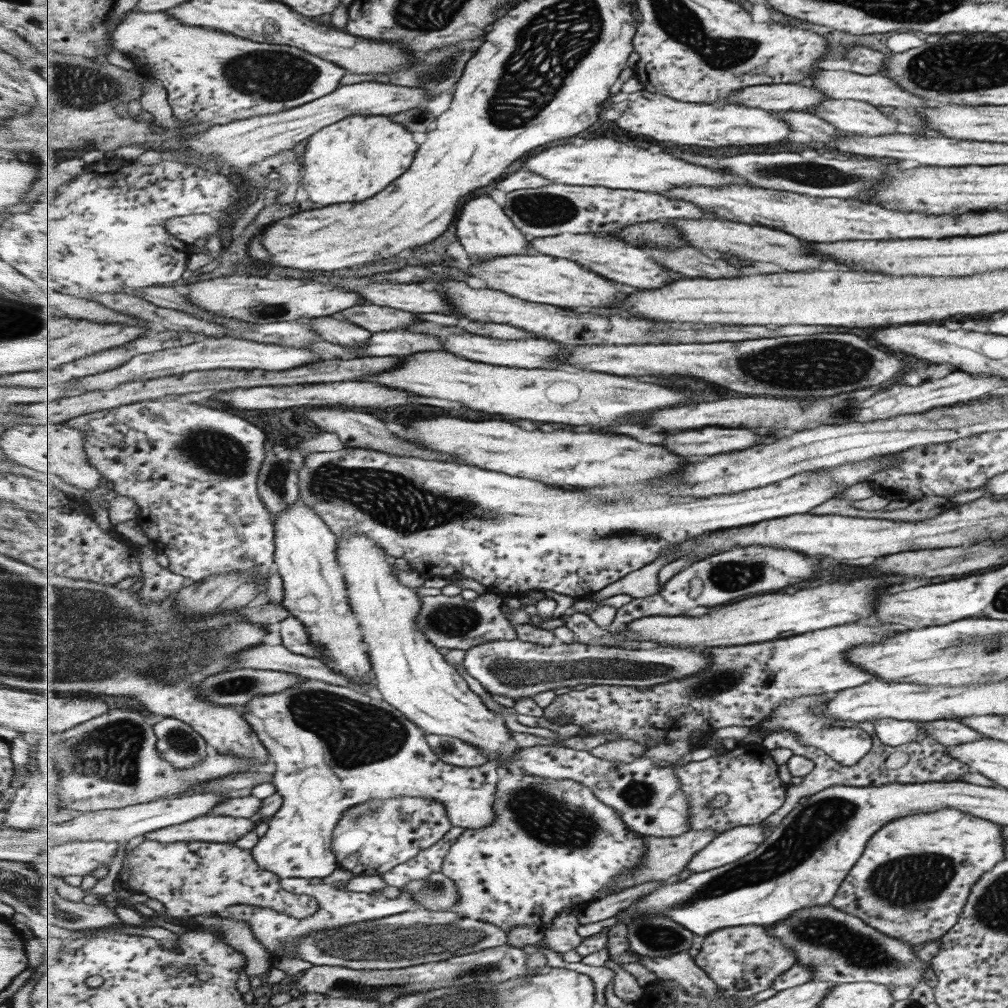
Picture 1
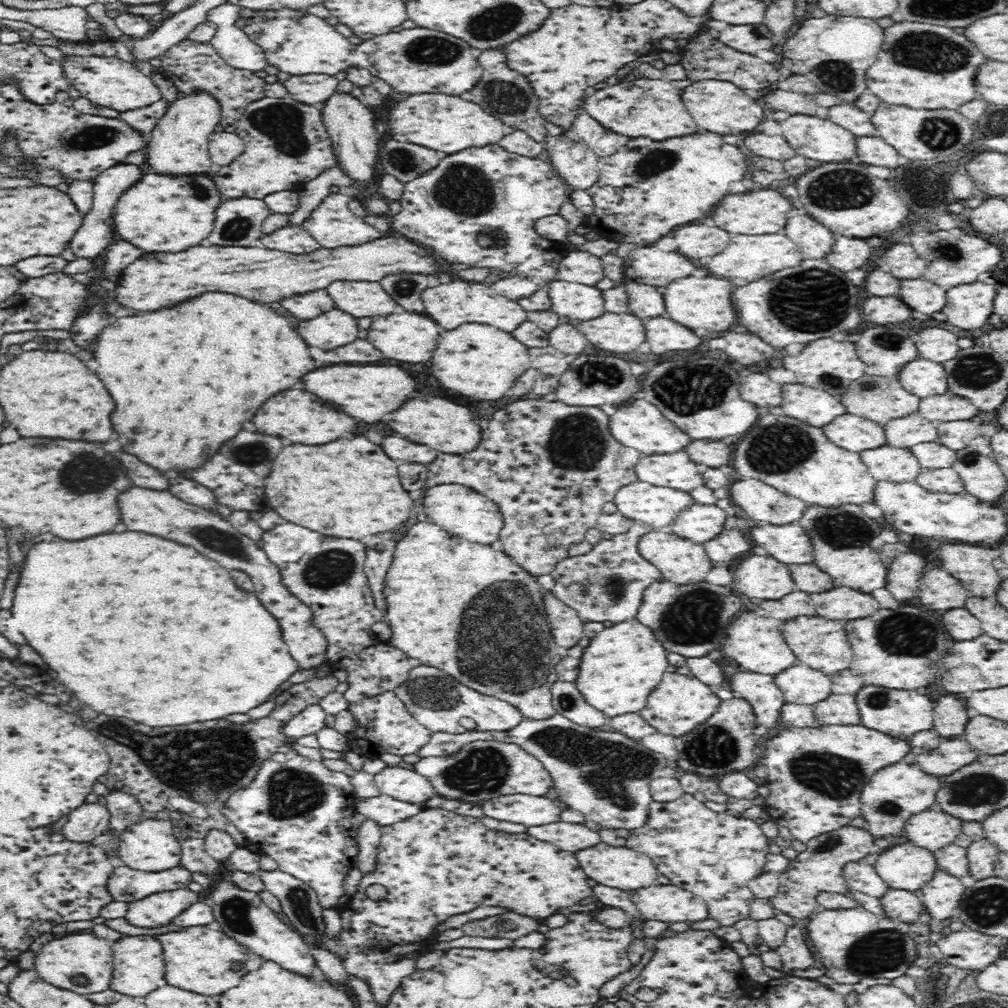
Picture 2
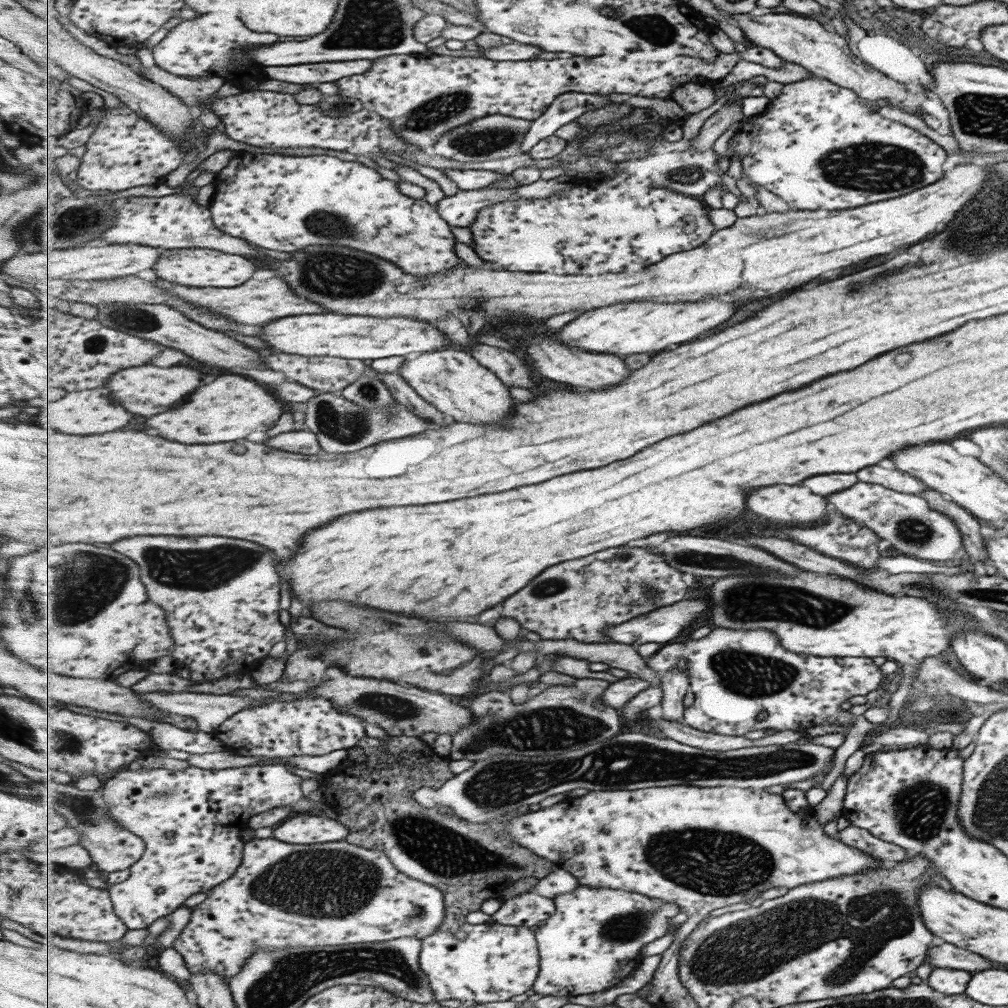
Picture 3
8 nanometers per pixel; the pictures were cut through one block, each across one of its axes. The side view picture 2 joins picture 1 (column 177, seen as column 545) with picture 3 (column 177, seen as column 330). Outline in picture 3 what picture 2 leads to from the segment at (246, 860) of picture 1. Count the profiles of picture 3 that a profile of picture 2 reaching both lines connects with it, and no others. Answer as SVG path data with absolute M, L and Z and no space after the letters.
M274 836L254 837L247 842L239 870L228 881L208 890L206 899L191 909L191 920L174 947L184 956L192 973L216 972L227 984L260 948L352 945L403 937L423 940L445 920L443 892L399 871L386 852L366 849L347 840L306 845L281 842Z

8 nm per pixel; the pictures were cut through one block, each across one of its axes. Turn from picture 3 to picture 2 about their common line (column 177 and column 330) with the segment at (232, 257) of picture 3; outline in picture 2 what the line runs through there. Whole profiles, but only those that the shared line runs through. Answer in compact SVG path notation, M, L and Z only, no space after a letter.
M402 235L380 237L361 245L320 248L308 254L283 253L261 245L243 246L194 246L184 252L144 253L132 265L116 276L116 289L112 297L125 309L147 312L174 306L186 298L204 292L226 290L254 298L254 302L276 302L294 294L327 288L336 280L368 280L380 282L394 272L440 272L438 262L428 251Z

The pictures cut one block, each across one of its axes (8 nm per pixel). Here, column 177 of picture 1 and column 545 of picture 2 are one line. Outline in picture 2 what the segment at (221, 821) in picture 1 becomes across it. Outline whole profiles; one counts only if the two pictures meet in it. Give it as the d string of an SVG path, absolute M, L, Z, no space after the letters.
M560 821L550 825L528 827L526 832L542 842L548 842L560 850L573 853L602 843L599 831L590 830L583 824Z

